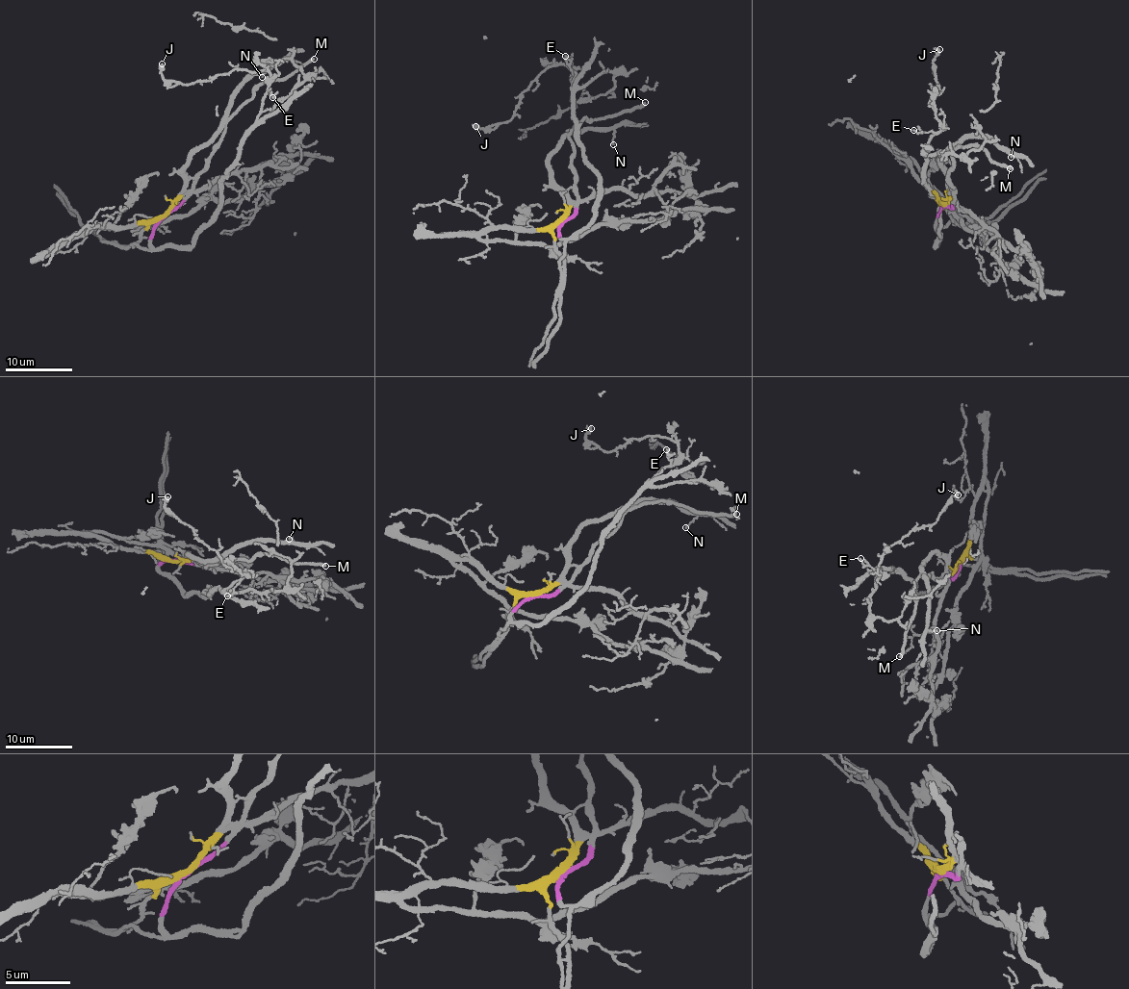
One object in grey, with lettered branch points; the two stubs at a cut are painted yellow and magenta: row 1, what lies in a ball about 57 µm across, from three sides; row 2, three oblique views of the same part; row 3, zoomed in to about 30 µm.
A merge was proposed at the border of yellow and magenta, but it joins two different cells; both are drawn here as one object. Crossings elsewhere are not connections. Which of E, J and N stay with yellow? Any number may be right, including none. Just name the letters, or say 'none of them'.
N

